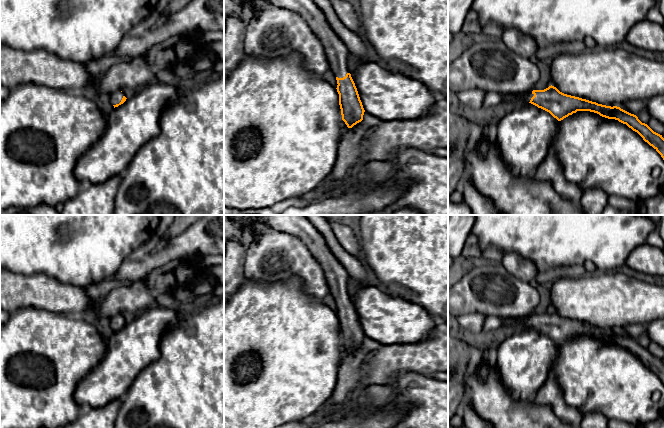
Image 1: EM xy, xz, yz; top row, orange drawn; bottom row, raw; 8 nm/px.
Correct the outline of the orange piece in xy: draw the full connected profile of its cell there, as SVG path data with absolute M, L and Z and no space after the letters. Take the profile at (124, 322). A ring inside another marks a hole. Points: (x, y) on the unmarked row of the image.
M116 316L111 319L111 326L112 326L114 332L123 328L126 325L126 323L127 322L123 319L122 316Z

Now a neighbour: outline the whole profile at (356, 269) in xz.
M304 215L322 234L334 257L345 268L348 276L360 284L367 284L366 266L359 259L348 253L338 242L327 219L322 215Z

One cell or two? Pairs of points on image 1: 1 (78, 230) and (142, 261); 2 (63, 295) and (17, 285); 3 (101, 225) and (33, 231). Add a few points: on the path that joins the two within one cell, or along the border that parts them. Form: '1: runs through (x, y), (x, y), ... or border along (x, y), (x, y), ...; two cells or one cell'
1: border along (146, 246), (134, 249), (123, 260), (115, 273); two cells
2: runs through (52, 295), (38, 290), (28, 290); one cell
3: runs through (84, 242), (82, 244), (50, 244); one cell

